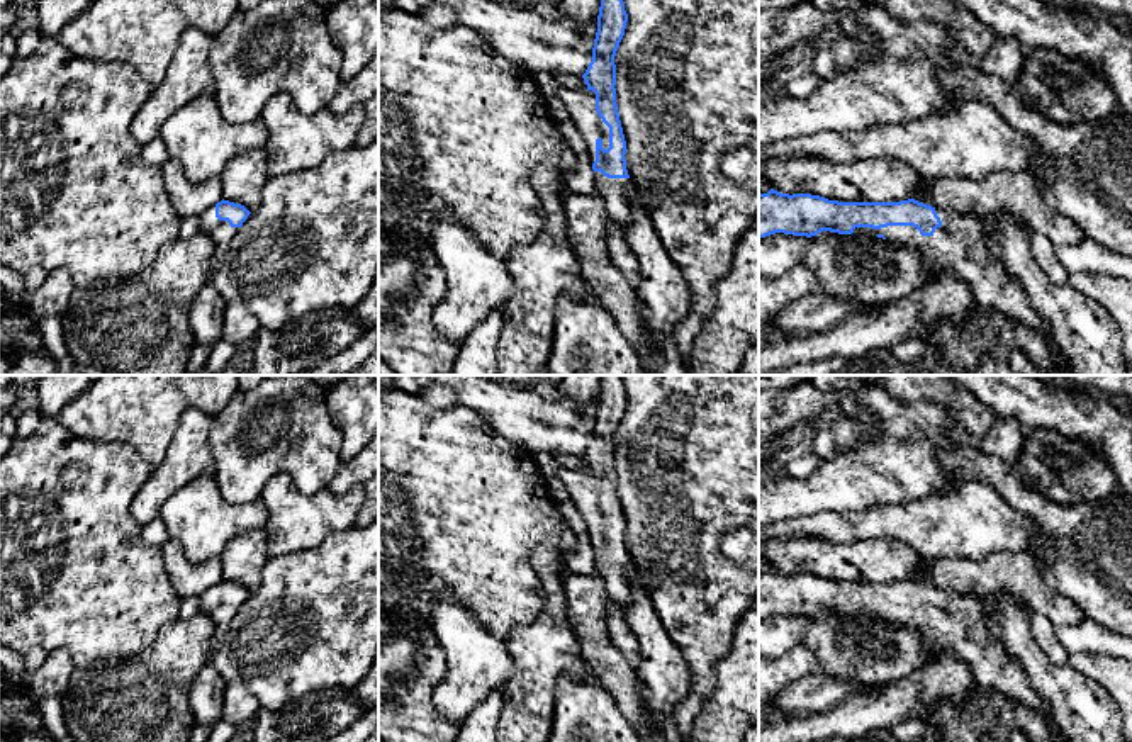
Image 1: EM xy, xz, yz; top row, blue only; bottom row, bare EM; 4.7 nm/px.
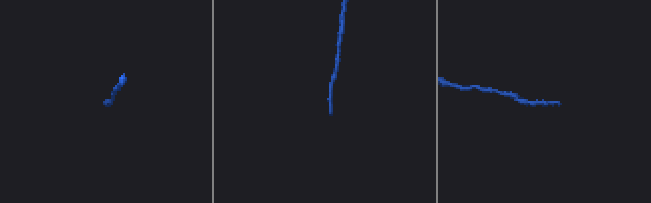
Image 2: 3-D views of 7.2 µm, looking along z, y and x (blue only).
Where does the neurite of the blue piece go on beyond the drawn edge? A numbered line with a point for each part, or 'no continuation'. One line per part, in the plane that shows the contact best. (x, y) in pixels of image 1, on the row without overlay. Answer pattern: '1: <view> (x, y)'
1: yz (963, 627)

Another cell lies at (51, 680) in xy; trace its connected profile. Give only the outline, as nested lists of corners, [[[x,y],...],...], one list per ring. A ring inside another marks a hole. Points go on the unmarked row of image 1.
[[[58,649],[46,655],[39,669],[27,672],[22,684],[41,703],[48,696],[63,696],[73,671],[75,666],[70,652]]]

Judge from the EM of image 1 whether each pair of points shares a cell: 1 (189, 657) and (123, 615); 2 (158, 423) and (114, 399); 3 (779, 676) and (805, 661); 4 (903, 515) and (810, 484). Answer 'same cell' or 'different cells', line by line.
1: different cells
2: same cell
3: same cell
4: different cells

